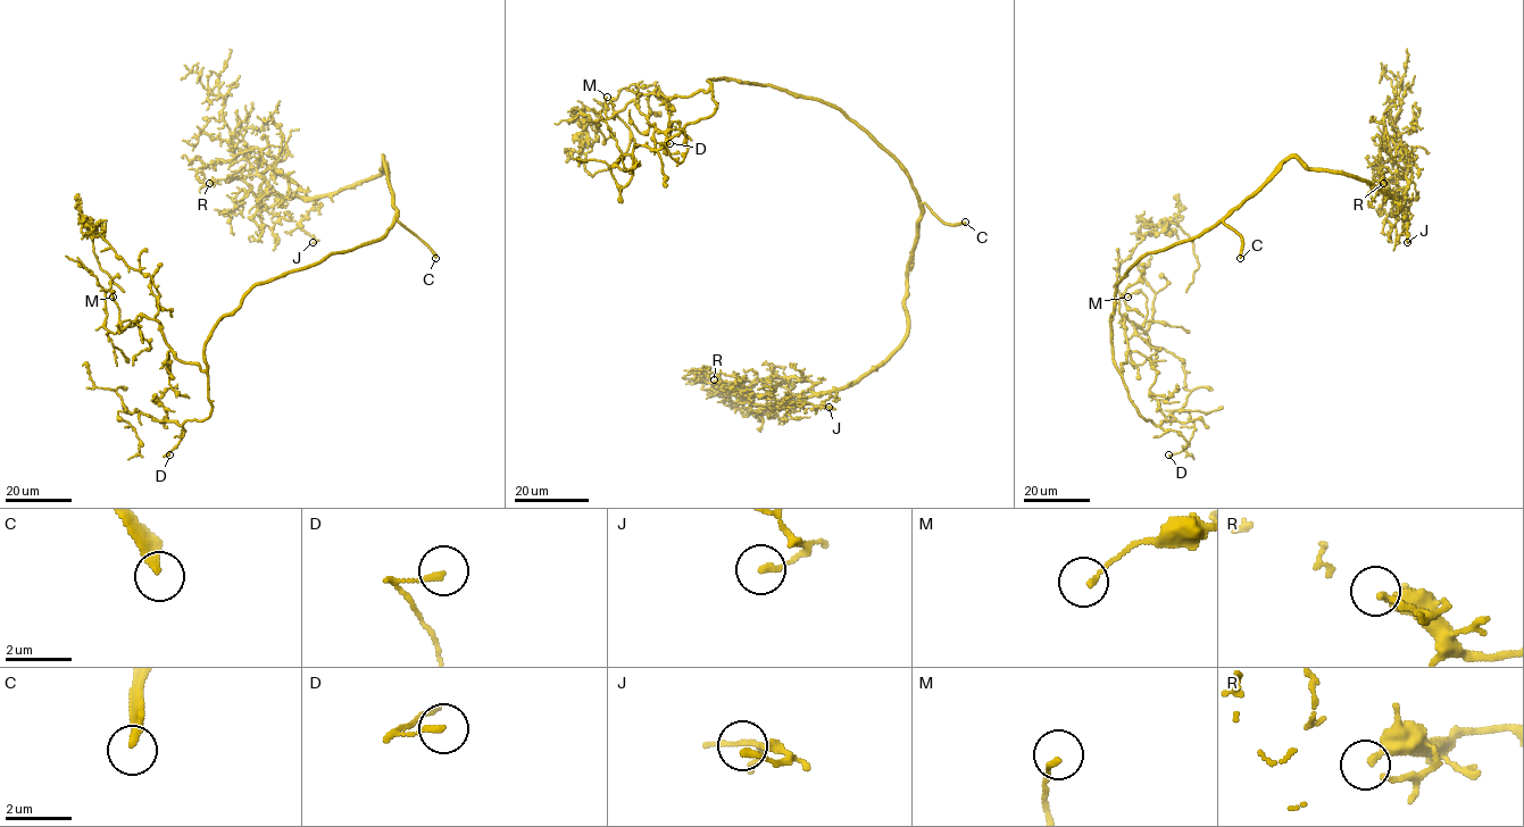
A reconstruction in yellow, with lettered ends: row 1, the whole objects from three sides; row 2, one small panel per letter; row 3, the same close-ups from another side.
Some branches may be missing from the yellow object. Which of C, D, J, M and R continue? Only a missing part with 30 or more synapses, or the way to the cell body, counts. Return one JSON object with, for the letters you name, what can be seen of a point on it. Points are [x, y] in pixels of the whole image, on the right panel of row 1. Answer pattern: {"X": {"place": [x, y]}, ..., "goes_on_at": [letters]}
{"C": {"place": [1240, 258]}, "goes_on_at": ["C"]}

